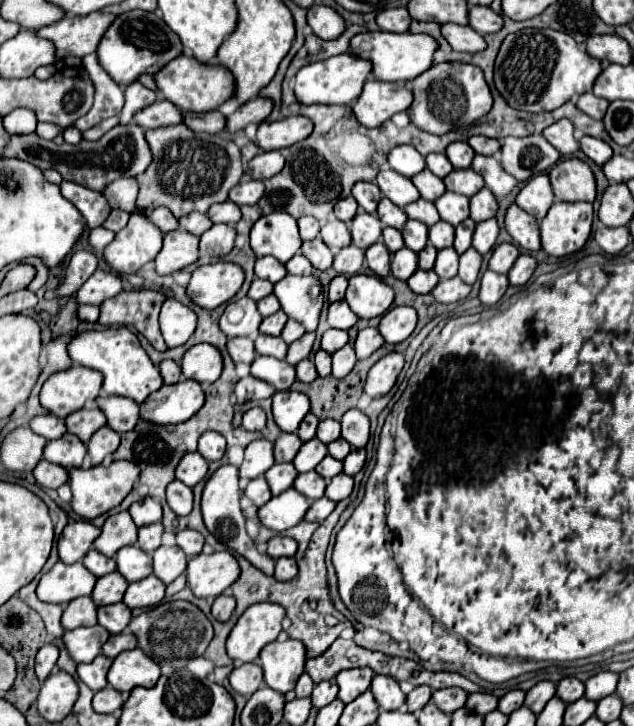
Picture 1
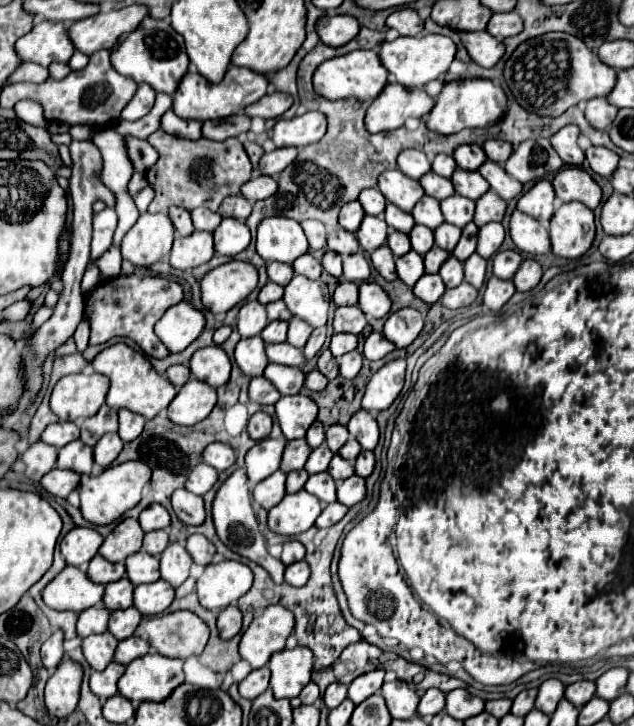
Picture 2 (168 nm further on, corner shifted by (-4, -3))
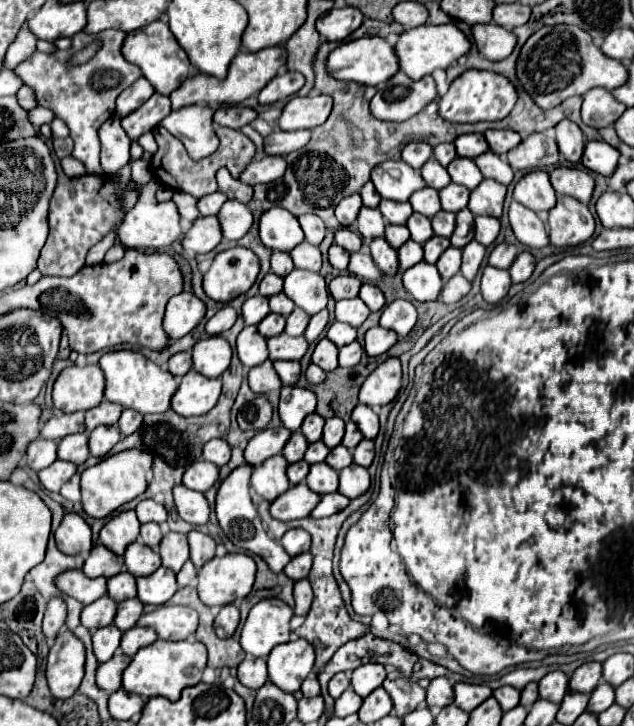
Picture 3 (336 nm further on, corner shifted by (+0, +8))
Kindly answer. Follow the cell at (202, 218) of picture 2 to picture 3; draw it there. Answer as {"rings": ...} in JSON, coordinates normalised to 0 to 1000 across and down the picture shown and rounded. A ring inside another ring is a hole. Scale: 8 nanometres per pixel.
{"rings":[[[336,264],[330,270],[314,273],[314,292],[317,292],[317,298],[342,295],[355,278],[358,278],[358,270],[352,264]]]}

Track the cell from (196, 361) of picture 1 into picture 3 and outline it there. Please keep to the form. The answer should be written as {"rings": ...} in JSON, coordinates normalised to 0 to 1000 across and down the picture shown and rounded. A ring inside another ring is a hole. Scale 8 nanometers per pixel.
{"rings":[[[352,463],[314,468],[304,479],[304,507],[330,521],[345,521],[364,501],[368,482]]]}

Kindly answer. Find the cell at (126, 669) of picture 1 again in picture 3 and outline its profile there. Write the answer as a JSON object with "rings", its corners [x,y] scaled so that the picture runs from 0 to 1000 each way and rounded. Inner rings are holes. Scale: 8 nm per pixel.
{"rings":[[[248,882],[244,887],[222,893],[210,904],[207,915],[200,917],[200,926],[194,926],[194,948],[226,961],[257,959],[273,967],[273,964],[282,964],[289,948],[298,948],[317,939],[323,917],[326,917],[326,893],[320,893],[317,884]]]}

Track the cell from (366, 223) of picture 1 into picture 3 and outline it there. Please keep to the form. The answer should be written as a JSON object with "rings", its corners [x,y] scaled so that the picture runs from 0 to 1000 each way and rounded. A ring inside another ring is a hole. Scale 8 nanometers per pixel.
{"rings":[[[569,287],[563,300],[563,317],[569,328],[582,336],[591,328],[601,328],[607,322],[607,300],[595,287]]]}

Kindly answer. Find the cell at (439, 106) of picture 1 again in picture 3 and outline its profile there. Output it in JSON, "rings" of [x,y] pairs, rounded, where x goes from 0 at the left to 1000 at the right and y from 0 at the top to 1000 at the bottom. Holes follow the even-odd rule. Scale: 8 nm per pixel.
{"rings":[[[737,96],[718,107],[705,129],[692,140],[696,163],[708,168],[759,168],[759,165],[793,165],[815,143],[815,121],[790,102],[768,96]]]}

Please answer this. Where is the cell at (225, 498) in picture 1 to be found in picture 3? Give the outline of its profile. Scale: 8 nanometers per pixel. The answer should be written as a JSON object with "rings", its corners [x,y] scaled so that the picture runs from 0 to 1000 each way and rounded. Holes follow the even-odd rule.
{"rings":[[[377,642],[377,645],[371,645],[349,664],[345,678],[342,678],[342,700],[339,700],[342,716],[345,716],[345,722],[352,727],[352,733],[358,736],[358,741],[371,752],[377,752],[377,758],[386,758],[386,760],[396,760],[396,763],[412,766],[424,777],[424,782],[431,788],[443,788],[456,777],[459,766],[450,760],[450,755],[437,744],[427,744],[421,738],[421,733],[415,730],[412,716],[405,711],[405,702],[402,702],[402,697],[396,691],[396,680],[393,680],[393,653],[396,653],[393,650],[393,642]]]}

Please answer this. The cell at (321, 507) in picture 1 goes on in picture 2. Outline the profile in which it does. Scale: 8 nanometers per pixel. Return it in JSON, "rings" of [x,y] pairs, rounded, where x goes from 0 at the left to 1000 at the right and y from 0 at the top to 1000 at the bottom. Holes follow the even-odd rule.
{"rings":[[[528,690],[528,693],[519,693],[519,696],[506,704],[506,709],[500,712],[497,726],[500,726],[500,729],[516,729],[516,726],[522,726],[525,720],[538,718],[544,707],[547,707],[547,698],[544,698],[544,696],[535,696],[532,690]]]}

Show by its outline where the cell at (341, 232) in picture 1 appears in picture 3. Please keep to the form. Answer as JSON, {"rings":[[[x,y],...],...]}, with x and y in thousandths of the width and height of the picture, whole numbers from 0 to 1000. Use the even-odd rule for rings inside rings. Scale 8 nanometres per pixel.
{"rings":[[[538,314],[538,317],[528,322],[528,336],[535,336],[538,342],[544,342],[547,347],[566,347],[569,339],[573,339],[566,322],[560,322],[560,320],[550,317],[550,314]]]}

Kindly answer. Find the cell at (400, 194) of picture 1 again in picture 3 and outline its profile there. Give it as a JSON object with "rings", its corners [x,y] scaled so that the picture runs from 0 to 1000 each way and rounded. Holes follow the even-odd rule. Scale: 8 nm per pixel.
{"rings":[[[610,220],[588,231],[585,251],[591,253],[601,273],[642,278],[645,270],[670,256],[670,248],[664,245],[661,234],[651,234],[639,223],[620,223]]]}

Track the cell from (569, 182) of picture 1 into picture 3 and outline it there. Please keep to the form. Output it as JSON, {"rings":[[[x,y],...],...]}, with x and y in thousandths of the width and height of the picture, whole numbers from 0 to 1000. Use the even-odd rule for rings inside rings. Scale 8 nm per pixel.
{"rings":[[[875,231],[866,242],[879,267],[894,267],[916,275],[920,281],[929,281],[938,259],[938,248],[929,237],[910,231]]]}

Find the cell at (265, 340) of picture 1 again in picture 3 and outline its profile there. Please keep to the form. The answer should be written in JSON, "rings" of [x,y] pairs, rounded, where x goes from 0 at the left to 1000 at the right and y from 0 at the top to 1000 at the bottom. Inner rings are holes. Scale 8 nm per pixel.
{"rings":[[[450,457],[443,463],[431,463],[421,468],[424,474],[424,496],[475,496],[487,479],[481,463],[453,463]]]}

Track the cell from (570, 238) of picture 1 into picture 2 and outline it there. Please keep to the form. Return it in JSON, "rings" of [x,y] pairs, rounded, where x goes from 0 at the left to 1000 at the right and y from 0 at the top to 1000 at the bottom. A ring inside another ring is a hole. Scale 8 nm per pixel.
{"rings":[[[888,280],[869,299],[866,324],[879,354],[910,357],[938,329],[938,296],[920,280]]]}

